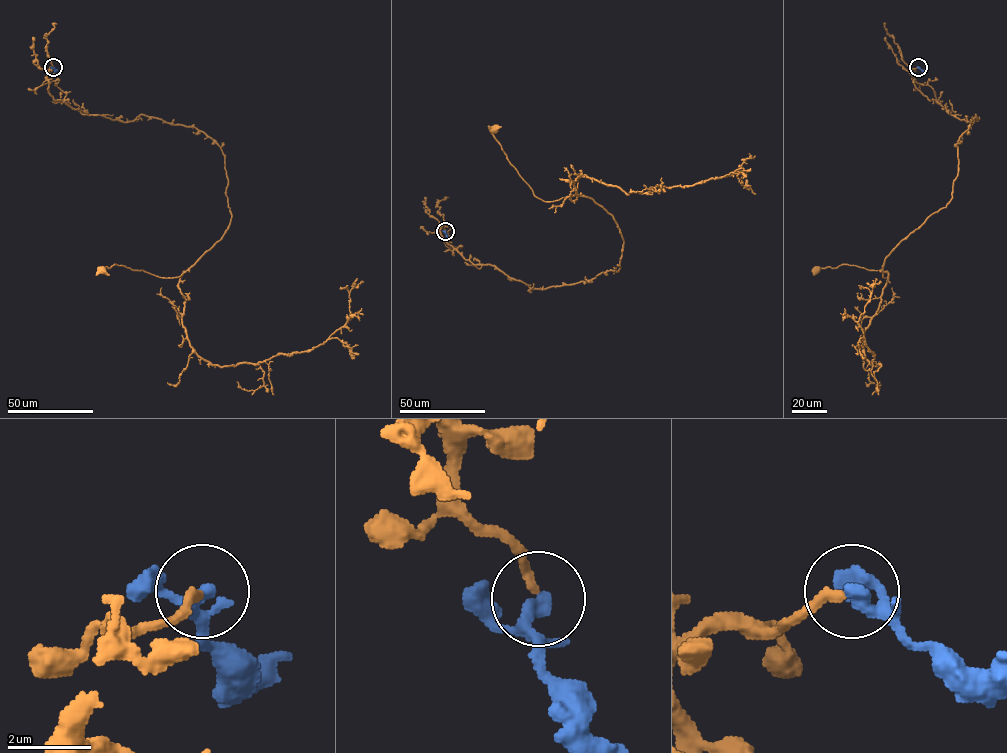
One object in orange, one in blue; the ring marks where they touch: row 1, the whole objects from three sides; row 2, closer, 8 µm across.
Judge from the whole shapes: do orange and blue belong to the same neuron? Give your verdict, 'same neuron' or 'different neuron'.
same neuron

